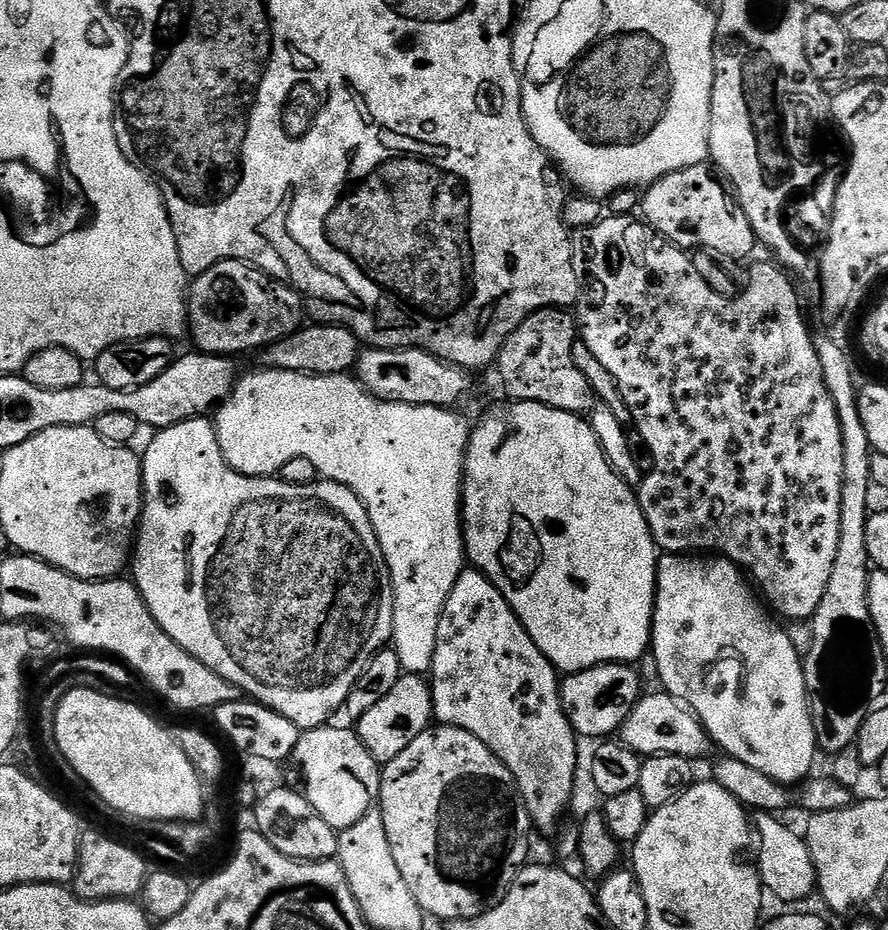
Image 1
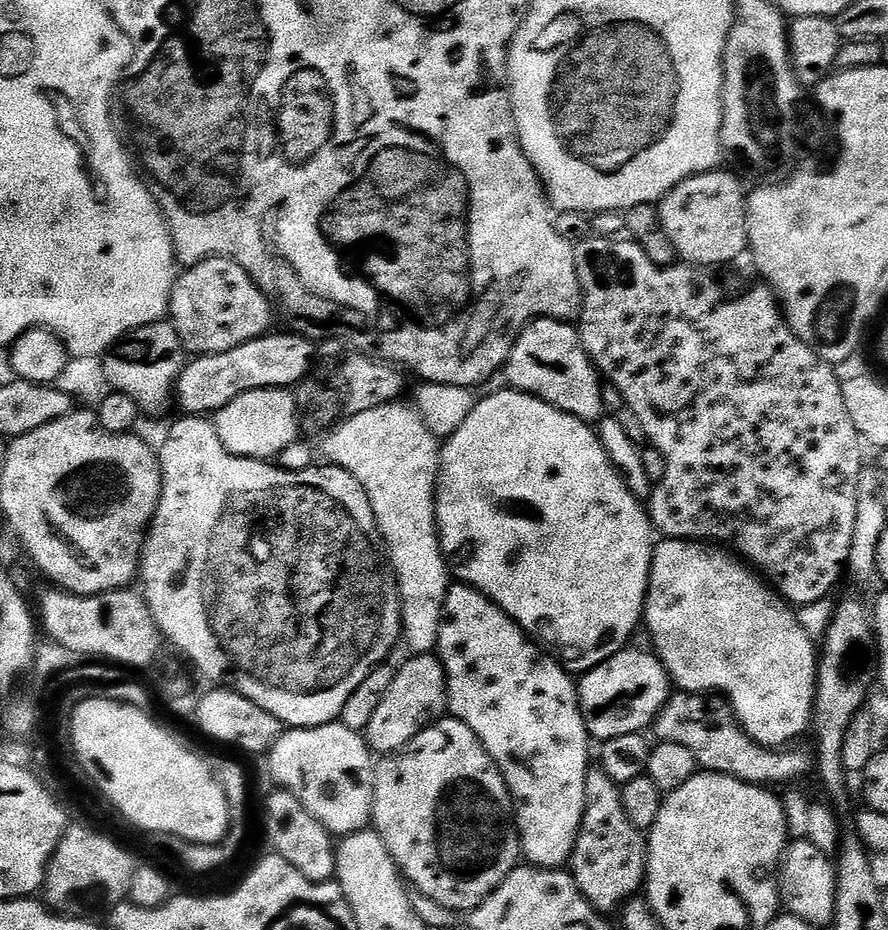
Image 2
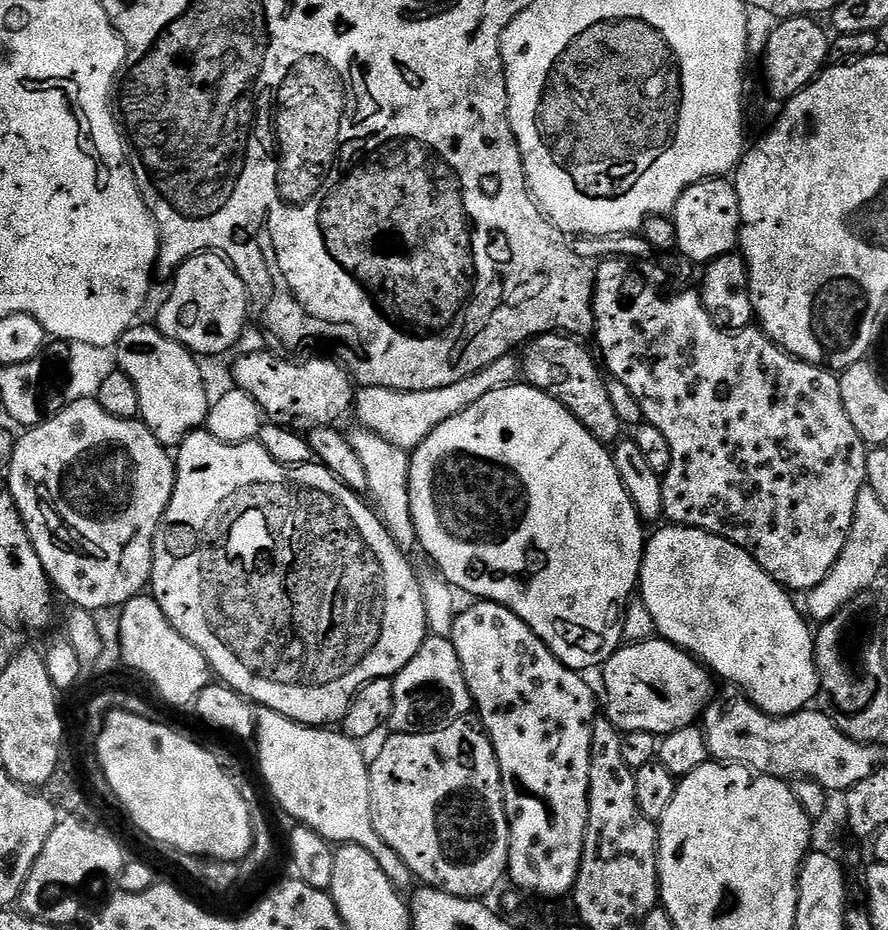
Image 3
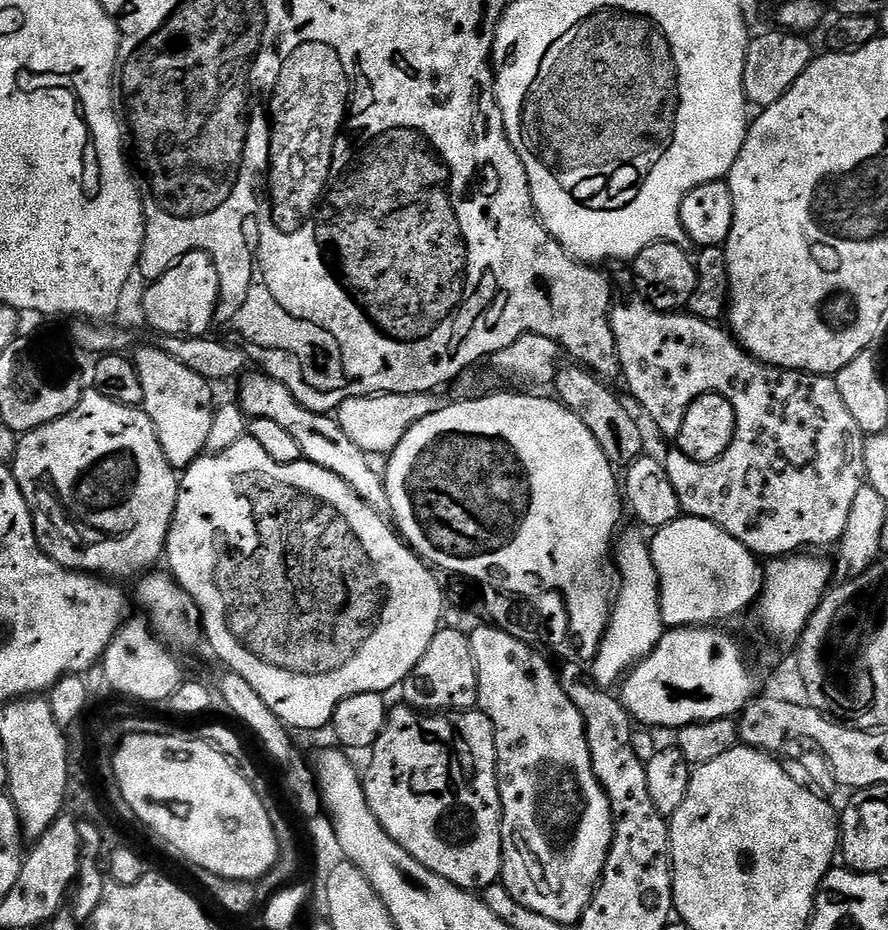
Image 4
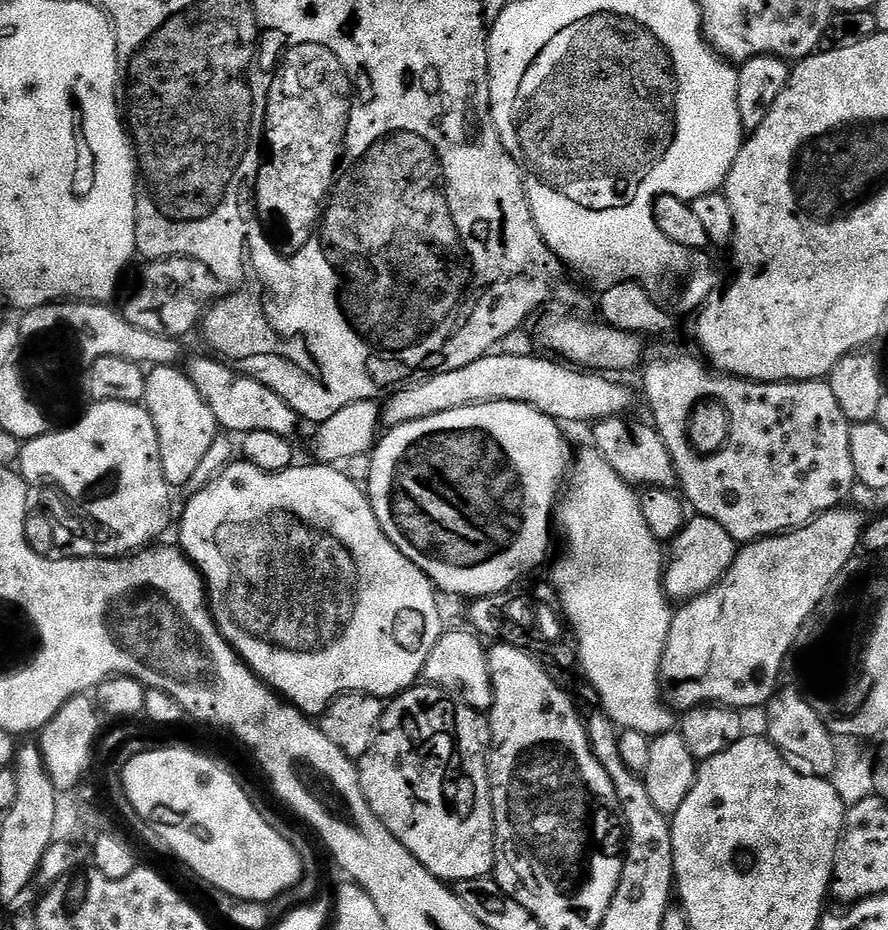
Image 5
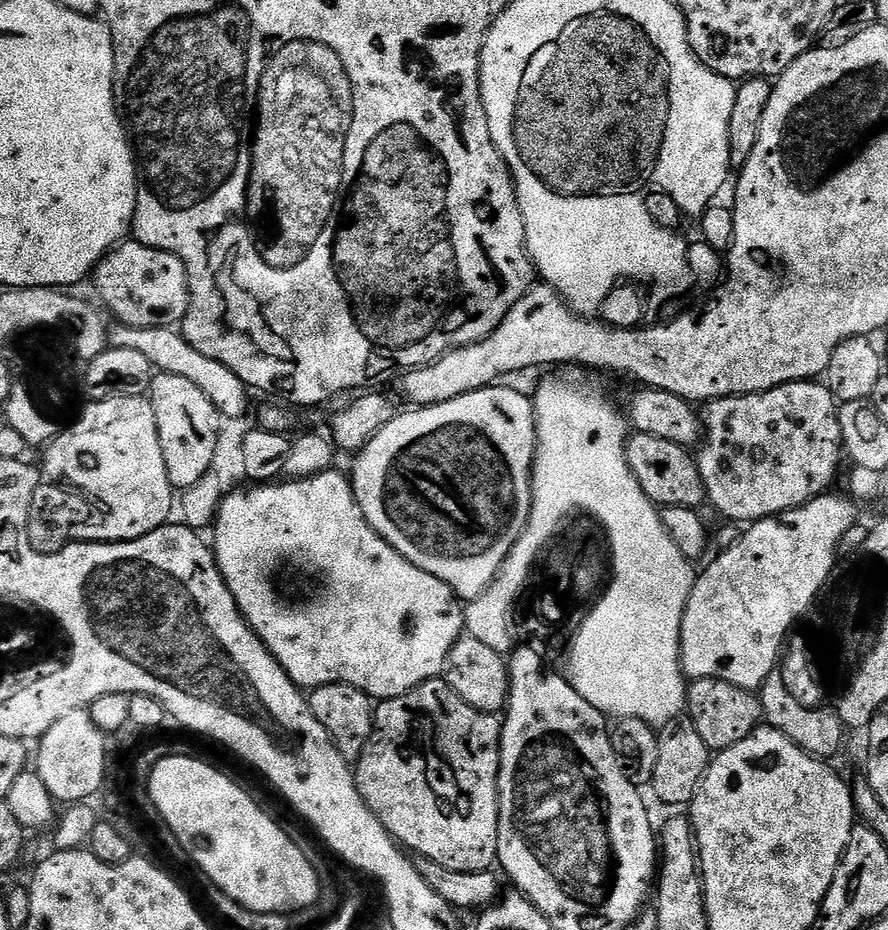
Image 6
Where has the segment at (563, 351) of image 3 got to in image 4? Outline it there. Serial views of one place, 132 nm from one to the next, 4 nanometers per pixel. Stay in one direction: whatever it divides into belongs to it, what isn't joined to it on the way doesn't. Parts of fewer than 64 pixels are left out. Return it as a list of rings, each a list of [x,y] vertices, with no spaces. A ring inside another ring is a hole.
[[[572,362],[561,367],[556,373],[556,383],[554,385],[555,395],[561,404],[565,404],[574,414],[586,422],[590,434],[602,446],[606,458],[614,466],[627,466],[634,463],[639,457],[644,455],[642,450],[642,438],[638,435],[638,426],[634,426],[634,418],[626,410],[623,399],[611,392],[609,385],[601,380],[599,376],[589,372],[581,365]]]

